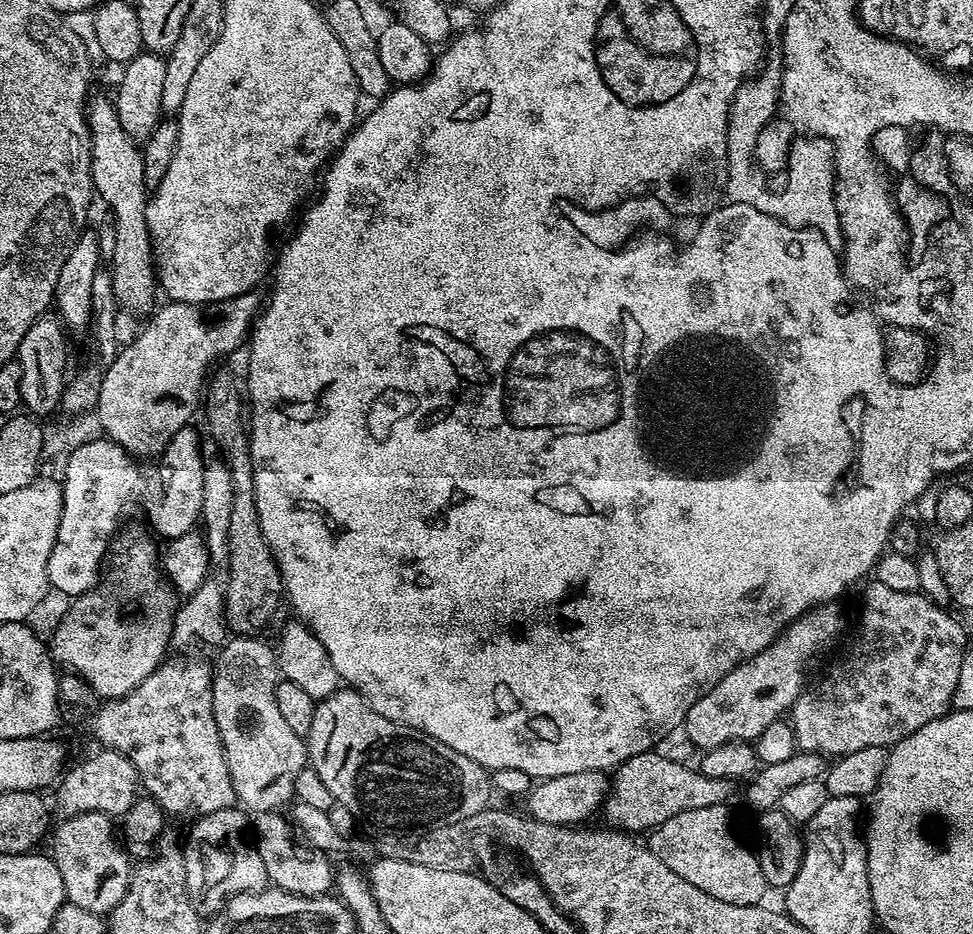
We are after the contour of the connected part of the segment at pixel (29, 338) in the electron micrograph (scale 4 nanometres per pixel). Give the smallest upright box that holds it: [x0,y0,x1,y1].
[15,314,70,418]

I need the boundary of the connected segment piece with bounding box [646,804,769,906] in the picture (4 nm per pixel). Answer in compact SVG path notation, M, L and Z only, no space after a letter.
M719 804L674 814L674 818L666 818L662 826L652 829L646 840L647 847L662 858L678 878L686 878L686 882L698 886L698 890L706 890L706 894L734 906L760 904L764 892L769 891L768 883L762 878L762 866L756 860L755 851L732 833L732 816L728 810Z

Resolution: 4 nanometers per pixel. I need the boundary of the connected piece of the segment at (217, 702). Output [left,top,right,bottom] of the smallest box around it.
[212,635,308,814]

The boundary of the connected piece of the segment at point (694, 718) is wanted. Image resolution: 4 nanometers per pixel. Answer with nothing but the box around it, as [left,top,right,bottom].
[682,602,844,750]

